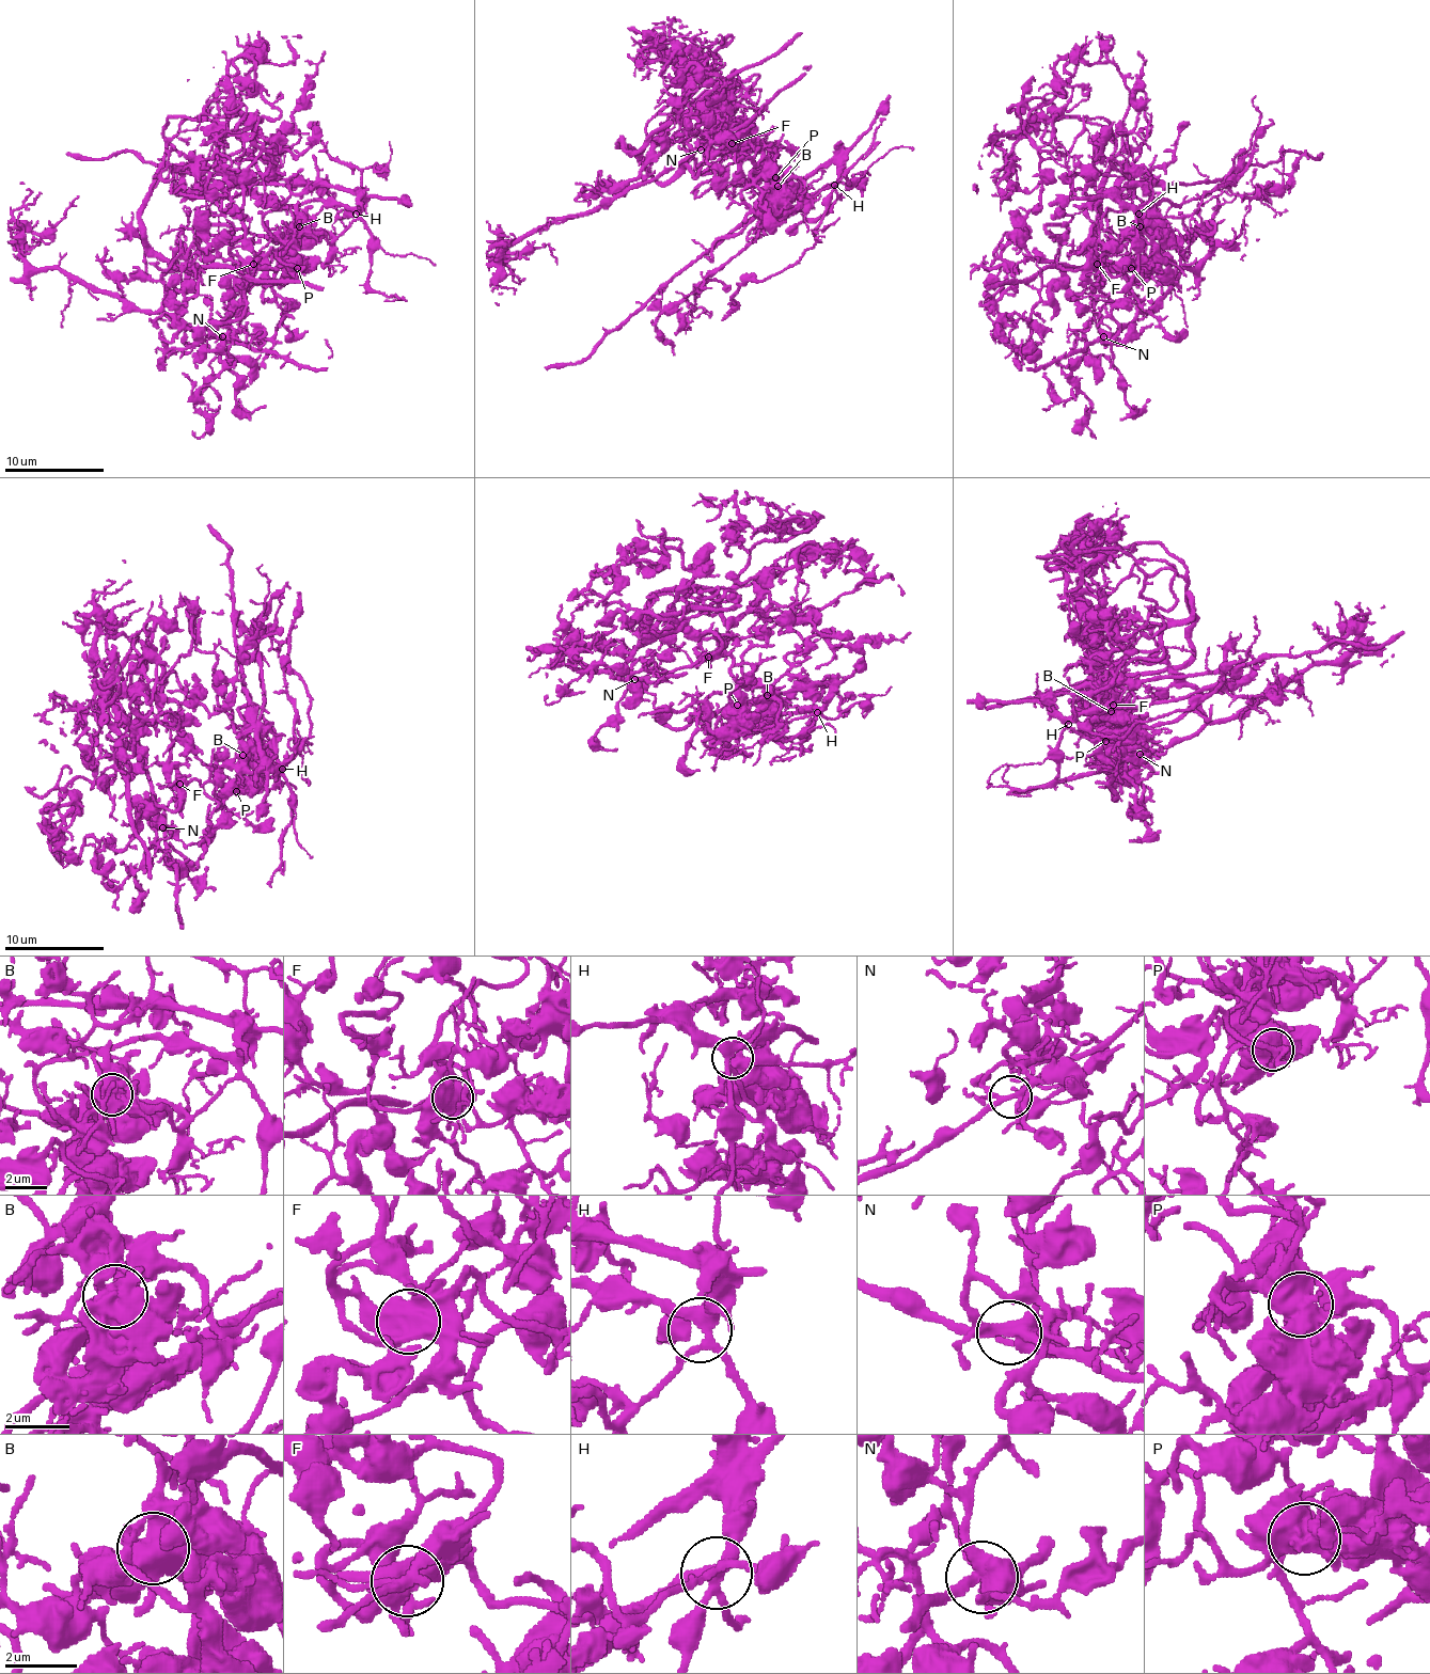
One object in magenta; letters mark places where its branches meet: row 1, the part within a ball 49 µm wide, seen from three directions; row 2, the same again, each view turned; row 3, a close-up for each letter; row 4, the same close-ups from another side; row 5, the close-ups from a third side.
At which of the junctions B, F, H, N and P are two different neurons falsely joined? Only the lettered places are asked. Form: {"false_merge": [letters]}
{"false_merge": ["B", "N", "P"]}

